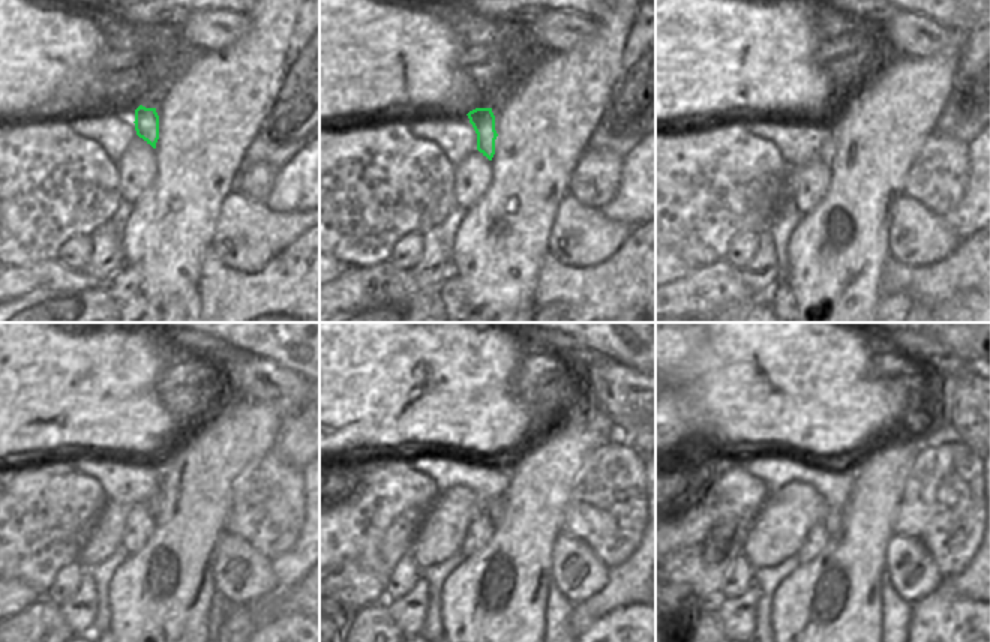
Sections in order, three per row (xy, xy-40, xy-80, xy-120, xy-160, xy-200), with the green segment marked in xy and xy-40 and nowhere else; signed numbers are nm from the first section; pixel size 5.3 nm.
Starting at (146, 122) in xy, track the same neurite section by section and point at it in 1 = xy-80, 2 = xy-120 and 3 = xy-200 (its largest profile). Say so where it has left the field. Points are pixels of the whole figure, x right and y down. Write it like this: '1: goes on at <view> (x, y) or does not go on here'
1: goes on at xy-80 (822, 122)
2: goes on at xy-120 (155, 501)
3: goes on at xy-200 (833, 521)

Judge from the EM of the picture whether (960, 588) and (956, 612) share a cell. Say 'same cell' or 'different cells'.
different cells

